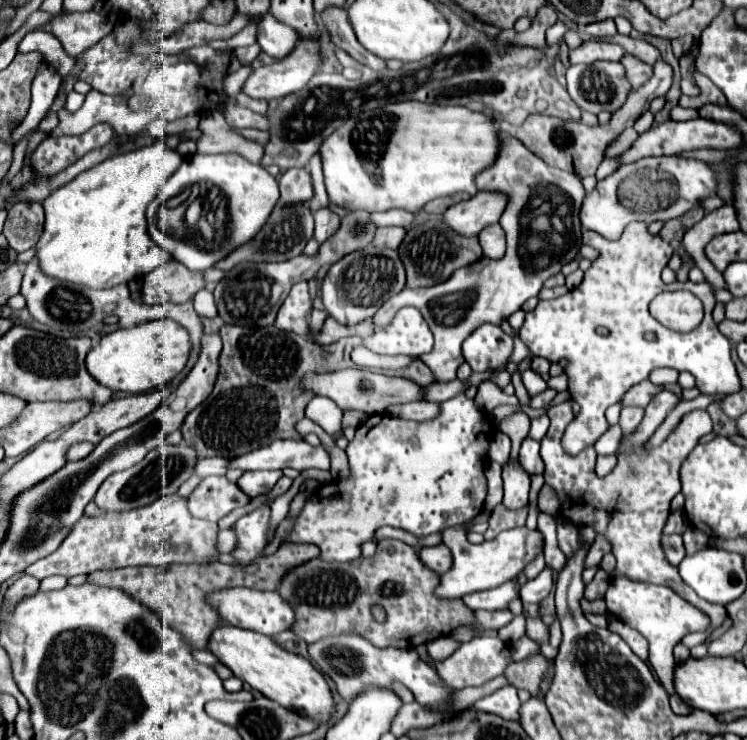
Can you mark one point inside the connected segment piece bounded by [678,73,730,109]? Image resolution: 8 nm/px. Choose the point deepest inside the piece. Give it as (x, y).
(709, 93)

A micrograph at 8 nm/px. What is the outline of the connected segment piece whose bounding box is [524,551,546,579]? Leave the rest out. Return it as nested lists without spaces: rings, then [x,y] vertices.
[[[540,551],[540,553],[538,553],[538,555],[536,555],[528,565],[526,565],[524,573],[528,575],[528,579],[534,579],[534,577],[544,569],[544,565],[546,565],[546,563],[544,563],[544,553]]]

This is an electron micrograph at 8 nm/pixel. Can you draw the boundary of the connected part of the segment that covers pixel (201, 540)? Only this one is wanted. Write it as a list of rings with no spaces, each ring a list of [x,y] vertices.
[[[166,495],[154,501],[152,505],[122,511],[122,513],[104,513],[102,517],[82,517],[64,543],[50,553],[48,557],[32,563],[6,591],[4,603],[12,605],[26,595],[38,591],[40,581],[50,575],[88,575],[100,569],[128,567],[128,565],[172,565],[172,563],[206,563],[212,561],[218,553],[214,549],[218,527],[210,521],[190,517],[186,499],[178,495]]]

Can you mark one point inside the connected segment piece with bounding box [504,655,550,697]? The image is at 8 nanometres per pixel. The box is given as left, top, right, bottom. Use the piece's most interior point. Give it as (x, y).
(528, 674)

